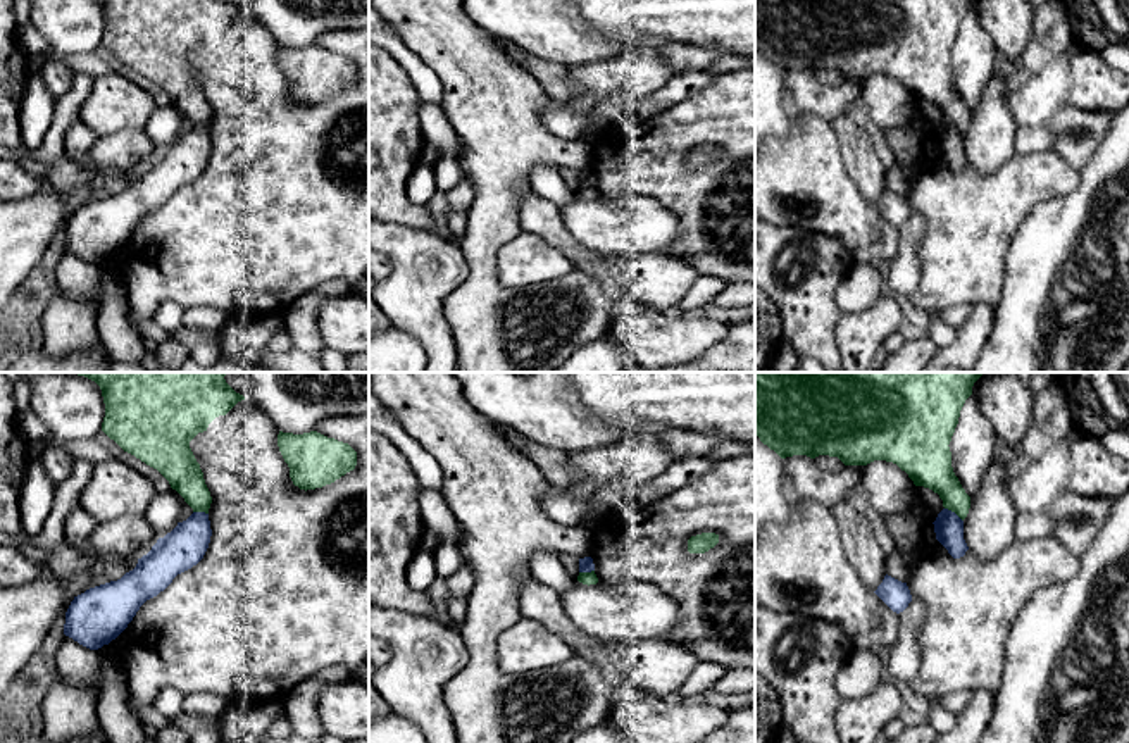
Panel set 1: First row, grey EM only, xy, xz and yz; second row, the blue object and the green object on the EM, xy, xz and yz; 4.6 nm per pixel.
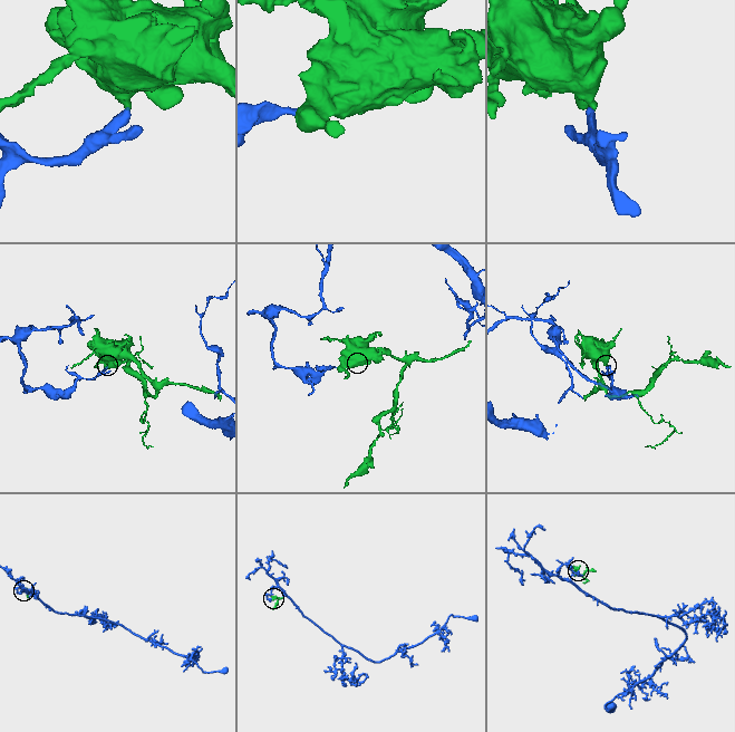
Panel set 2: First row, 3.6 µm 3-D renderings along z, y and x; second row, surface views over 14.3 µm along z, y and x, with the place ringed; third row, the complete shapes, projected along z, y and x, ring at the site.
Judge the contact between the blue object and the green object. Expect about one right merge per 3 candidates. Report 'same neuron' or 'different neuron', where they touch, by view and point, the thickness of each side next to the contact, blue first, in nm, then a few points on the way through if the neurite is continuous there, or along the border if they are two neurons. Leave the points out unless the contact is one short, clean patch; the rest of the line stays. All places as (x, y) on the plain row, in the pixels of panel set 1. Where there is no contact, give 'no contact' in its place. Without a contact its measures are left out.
different neuron; meets blue in yz at (954, 126); 140 nm thick on the blue side, 200 nm on the other; border along yz (945, 121), (962, 135)

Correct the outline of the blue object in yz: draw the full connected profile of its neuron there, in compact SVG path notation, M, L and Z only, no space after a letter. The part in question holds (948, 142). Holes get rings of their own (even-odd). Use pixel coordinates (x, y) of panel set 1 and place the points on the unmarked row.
M943 122L934 138L936 153L953 172L960 172L969 164L964 153L964 134L951 124Z

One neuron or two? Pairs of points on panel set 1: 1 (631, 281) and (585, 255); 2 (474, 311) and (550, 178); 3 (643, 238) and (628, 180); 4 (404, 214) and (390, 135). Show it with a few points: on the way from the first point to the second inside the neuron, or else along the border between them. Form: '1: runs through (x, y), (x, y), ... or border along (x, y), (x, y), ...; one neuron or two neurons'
1: runs through (619, 276), (597, 266); one neuron
2: border along (557, 168), (536, 166), (531, 173), (530, 187); two neurons
3: border along (598, 193), (607, 197), (648, 195), (669, 209); two neurons
4: runs through (392, 195), (392, 154); one neuron

